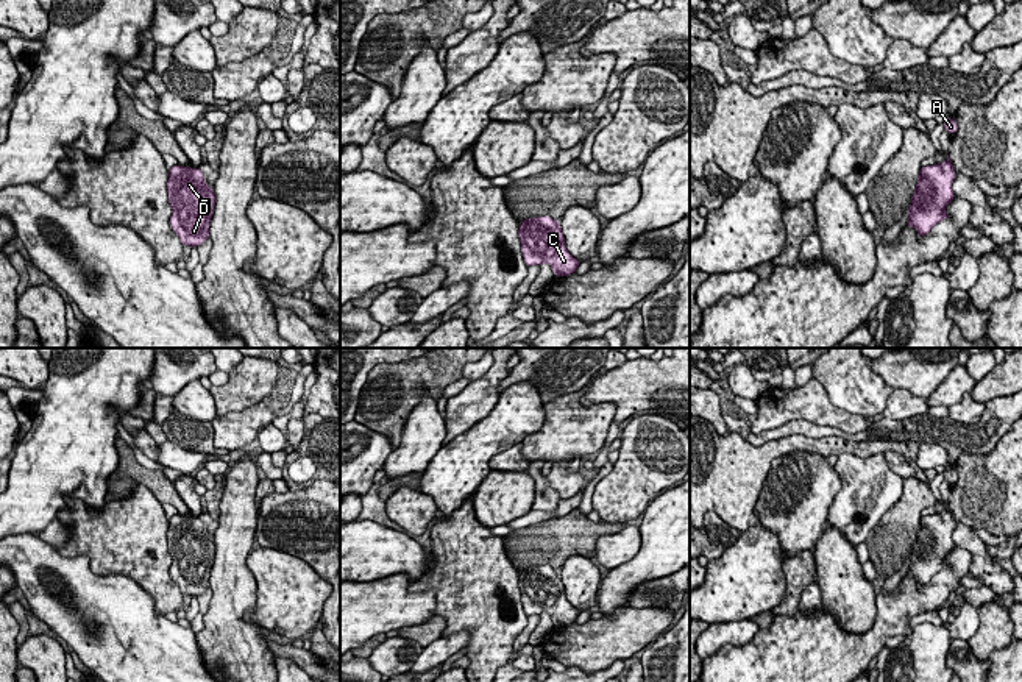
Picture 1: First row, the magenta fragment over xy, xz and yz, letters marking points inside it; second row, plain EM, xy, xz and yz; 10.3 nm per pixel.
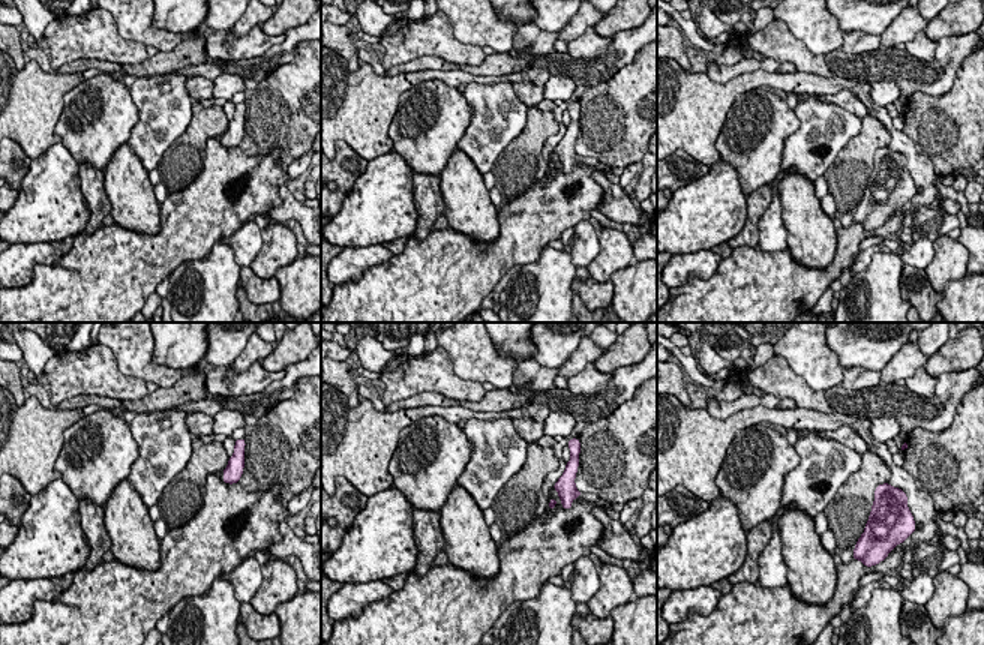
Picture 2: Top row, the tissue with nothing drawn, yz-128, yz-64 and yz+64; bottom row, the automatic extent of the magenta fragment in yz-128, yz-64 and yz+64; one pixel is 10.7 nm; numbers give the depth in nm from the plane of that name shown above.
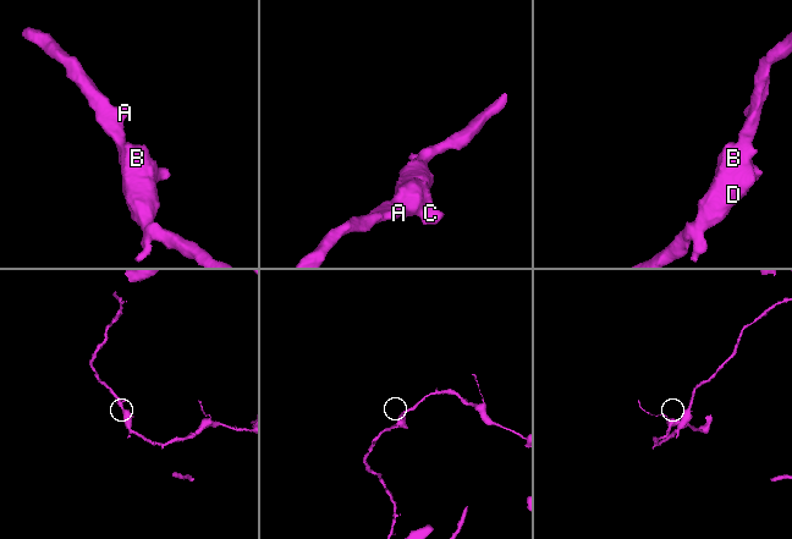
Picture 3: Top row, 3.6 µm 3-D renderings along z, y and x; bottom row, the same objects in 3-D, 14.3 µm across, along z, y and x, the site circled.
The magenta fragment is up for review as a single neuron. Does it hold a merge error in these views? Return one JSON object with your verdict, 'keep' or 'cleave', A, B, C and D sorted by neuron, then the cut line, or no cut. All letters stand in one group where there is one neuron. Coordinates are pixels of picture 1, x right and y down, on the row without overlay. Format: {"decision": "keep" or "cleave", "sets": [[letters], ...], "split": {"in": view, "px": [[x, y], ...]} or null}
{"decision": "keep", "sets": [["A", "B", "C", "D"]], "split": null}

